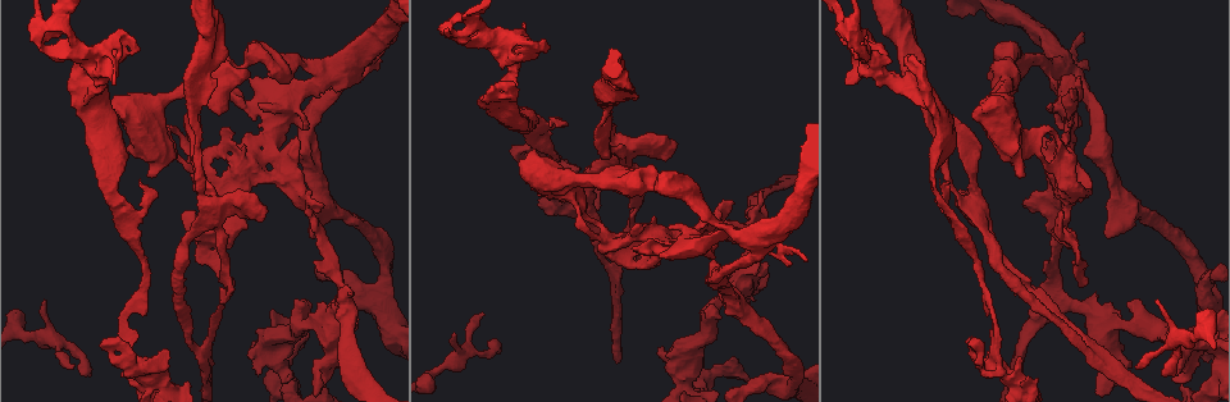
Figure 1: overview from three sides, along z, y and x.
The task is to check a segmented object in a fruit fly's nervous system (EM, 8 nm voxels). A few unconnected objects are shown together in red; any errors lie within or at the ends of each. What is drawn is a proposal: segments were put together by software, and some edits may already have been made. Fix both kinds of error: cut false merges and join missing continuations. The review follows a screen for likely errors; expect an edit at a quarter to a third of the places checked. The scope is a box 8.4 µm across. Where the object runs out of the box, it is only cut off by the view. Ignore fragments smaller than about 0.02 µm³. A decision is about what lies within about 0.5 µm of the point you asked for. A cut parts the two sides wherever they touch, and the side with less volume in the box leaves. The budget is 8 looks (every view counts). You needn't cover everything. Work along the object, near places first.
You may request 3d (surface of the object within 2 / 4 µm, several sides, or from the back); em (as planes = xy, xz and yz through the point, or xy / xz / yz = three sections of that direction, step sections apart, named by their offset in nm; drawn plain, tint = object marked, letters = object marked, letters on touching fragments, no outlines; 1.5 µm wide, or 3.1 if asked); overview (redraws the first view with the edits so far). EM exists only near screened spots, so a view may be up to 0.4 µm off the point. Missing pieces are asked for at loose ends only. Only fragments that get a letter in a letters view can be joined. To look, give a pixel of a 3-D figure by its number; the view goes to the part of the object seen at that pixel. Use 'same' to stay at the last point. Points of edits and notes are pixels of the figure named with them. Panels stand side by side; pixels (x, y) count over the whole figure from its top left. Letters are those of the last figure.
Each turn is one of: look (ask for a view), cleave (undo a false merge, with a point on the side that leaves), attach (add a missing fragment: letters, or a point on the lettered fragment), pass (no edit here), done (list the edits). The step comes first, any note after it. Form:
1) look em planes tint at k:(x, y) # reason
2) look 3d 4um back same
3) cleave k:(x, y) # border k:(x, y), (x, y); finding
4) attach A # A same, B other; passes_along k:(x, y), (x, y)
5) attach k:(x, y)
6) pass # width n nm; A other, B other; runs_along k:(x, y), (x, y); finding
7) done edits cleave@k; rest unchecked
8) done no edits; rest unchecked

look 3d 4um back at 1:(1045, 140) # an open end

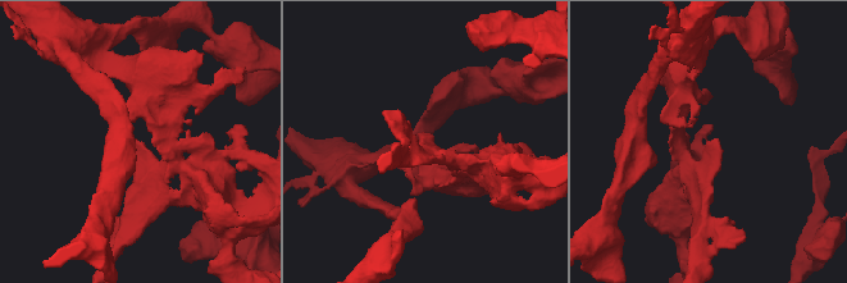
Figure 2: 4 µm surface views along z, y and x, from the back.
look em planes letters at 2:(137, 140)

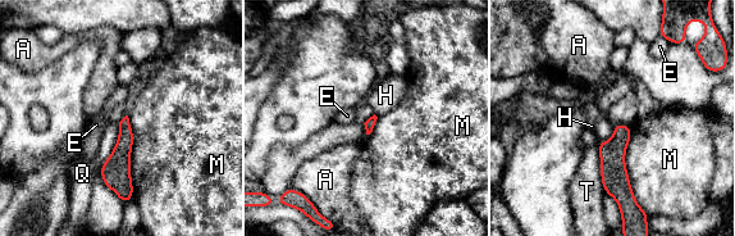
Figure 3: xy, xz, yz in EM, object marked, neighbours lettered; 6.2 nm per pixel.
pass # longest_contact M 500 nm; A other, E other, H other, M other, Q other, T other; none of them fits

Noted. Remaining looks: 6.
look 3d 2um at 1:(968, 248) # a fork

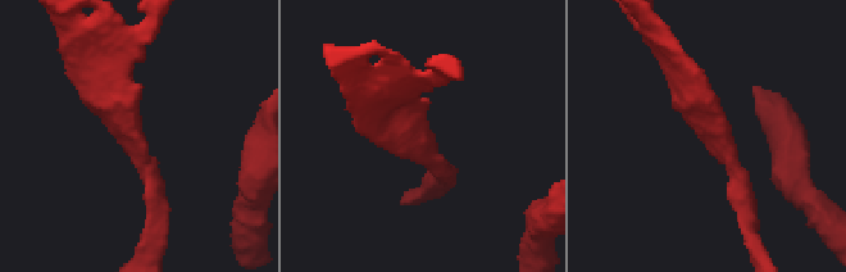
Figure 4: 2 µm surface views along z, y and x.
look em planes plain at 4:(128, 138) # need the tissue

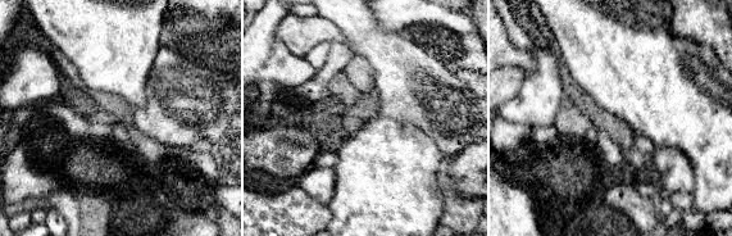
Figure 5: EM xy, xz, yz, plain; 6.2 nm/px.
look em planes letters same

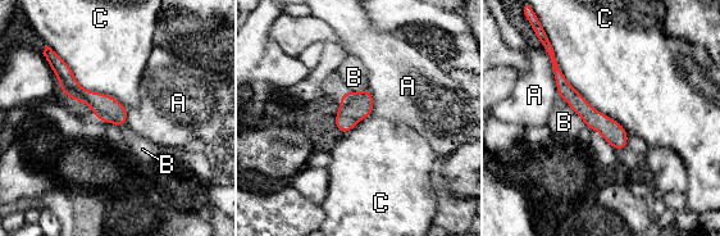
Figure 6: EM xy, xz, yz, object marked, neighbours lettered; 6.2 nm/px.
pass # A other, B other, C other; runs_along 6:(556, 69), (564, 89), (621, 145); one cell here

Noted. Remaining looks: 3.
look 3d 4um at 1:(1138, 366) # an open end

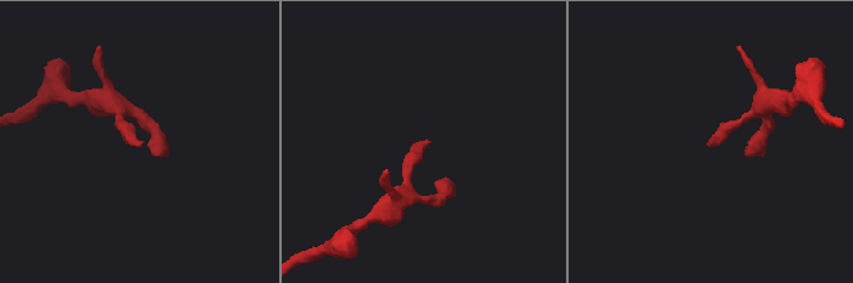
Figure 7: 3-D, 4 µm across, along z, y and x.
look em xz step 4 letters at 7:(707, 142)

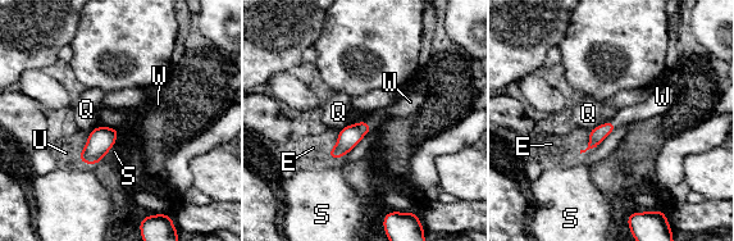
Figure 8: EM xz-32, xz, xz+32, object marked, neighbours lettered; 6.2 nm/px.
look em planes letters same # cut it another way

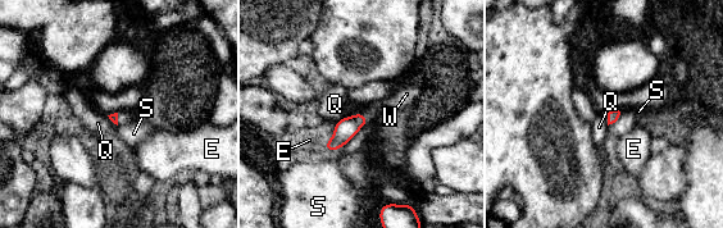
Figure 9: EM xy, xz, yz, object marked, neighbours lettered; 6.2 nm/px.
attach W # E other, Q other, S other, W same; it goes on there

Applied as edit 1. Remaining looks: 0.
done edits attach@9; rest unchecked

